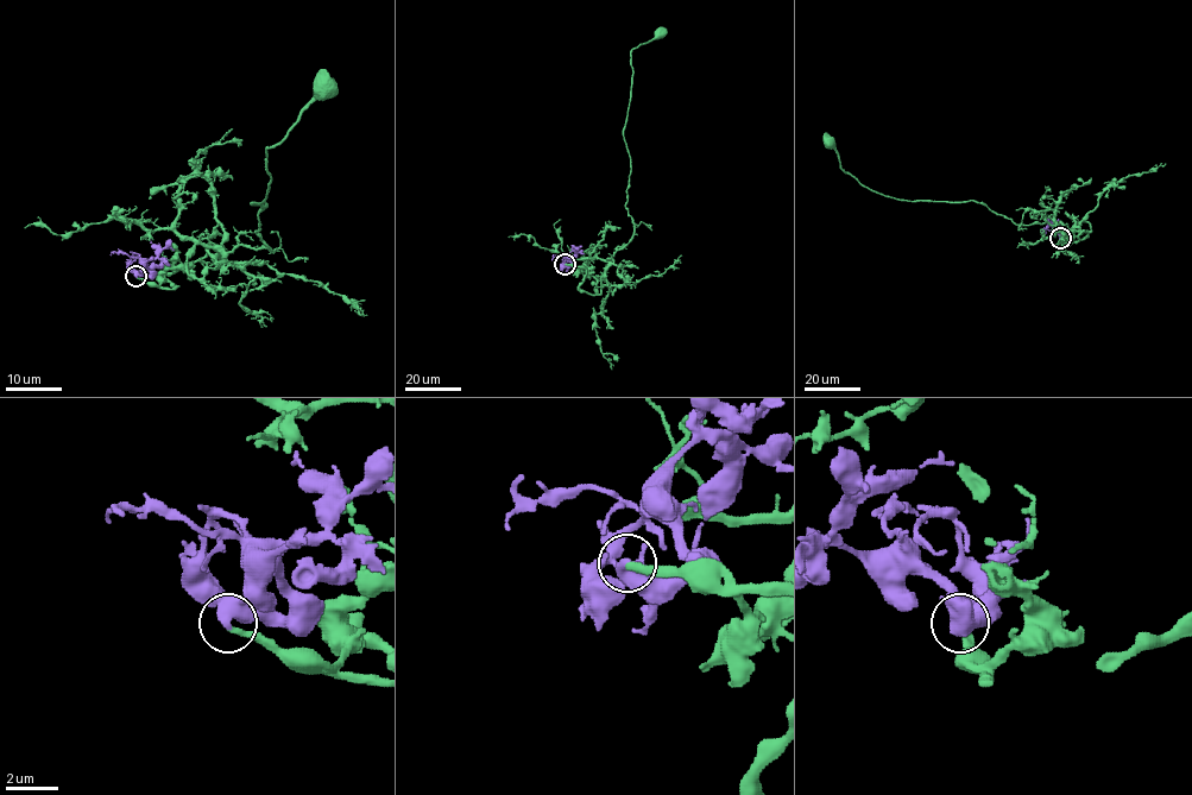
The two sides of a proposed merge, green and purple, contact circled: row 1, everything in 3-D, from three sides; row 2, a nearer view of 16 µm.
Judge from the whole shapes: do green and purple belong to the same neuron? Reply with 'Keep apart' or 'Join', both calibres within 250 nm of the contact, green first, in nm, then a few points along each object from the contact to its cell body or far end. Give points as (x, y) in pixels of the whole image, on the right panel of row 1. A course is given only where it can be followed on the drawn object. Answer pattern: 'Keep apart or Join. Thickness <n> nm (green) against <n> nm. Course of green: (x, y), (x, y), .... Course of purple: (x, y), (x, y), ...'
Join. Thickness 240 nm (green) against 440 nm. Course of green: (1060, 238), (1077, 241), (1091, 227), (1016, 225), (972, 201), (875, 193), (842, 169), (831, 143). Course of purple: (1060, 238), (1047, 228), (1059, 220)

